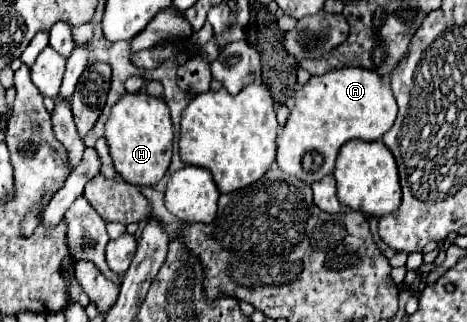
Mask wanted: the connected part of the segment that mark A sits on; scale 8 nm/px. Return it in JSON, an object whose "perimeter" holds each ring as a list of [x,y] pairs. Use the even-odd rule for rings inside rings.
{"perimeter":[[[340,68],[340,70],[330,70],[322,76],[312,76],[294,94],[294,106],[290,110],[288,122],[276,140],[276,146],[278,146],[276,162],[286,174],[296,176],[304,180],[306,184],[312,184],[334,172],[334,160],[342,144],[354,138],[368,140],[368,142],[378,140],[392,128],[396,114],[398,114],[398,104],[392,96],[392,90],[384,82],[384,78],[378,76],[376,72],[368,72],[364,68]]]}

